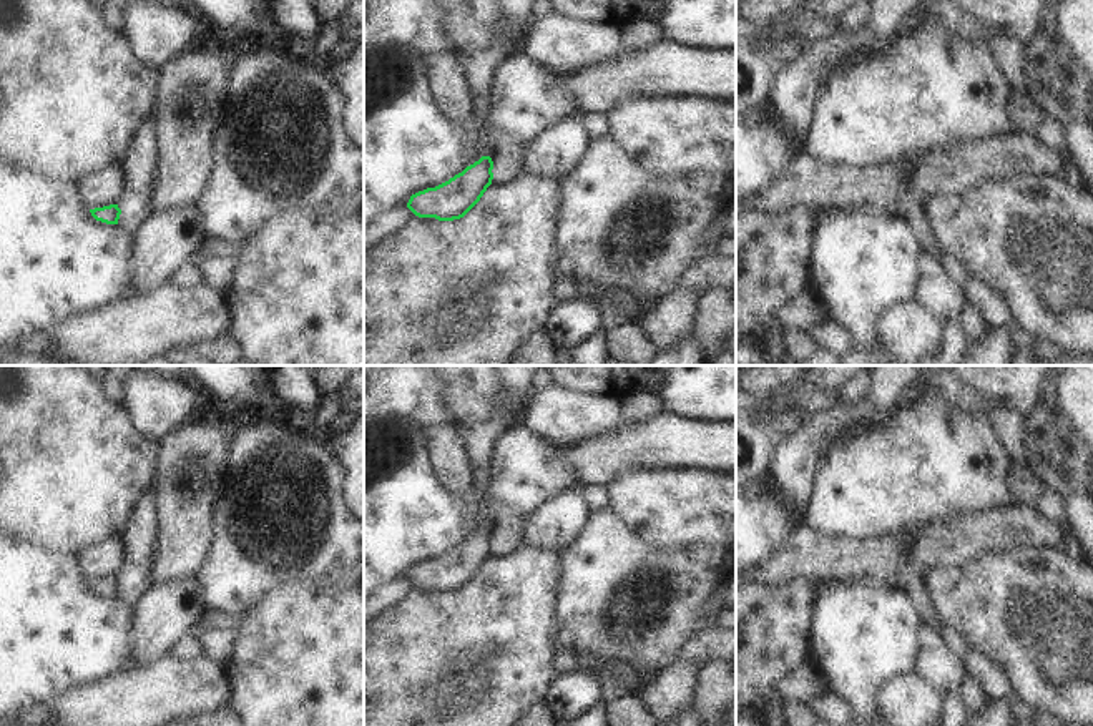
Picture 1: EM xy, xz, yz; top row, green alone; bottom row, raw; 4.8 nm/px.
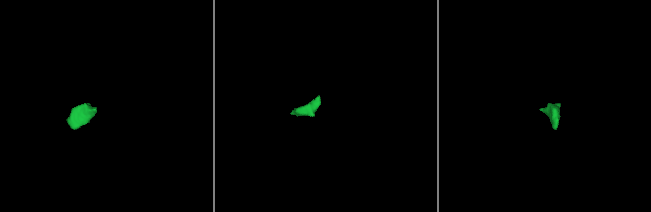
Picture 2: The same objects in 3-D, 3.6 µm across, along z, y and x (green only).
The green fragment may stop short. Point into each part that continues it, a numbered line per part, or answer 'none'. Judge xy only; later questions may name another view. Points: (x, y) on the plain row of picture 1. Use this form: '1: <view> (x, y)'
none

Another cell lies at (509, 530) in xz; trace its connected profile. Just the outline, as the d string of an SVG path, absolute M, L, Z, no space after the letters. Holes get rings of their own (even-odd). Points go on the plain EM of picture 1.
M515 505L497 508L497 520L490 527L493 533L492 557L508 557L525 547L528 517Z

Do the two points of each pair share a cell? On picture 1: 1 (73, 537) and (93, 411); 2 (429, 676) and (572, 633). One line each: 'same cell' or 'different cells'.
1: same cell
2: different cells

